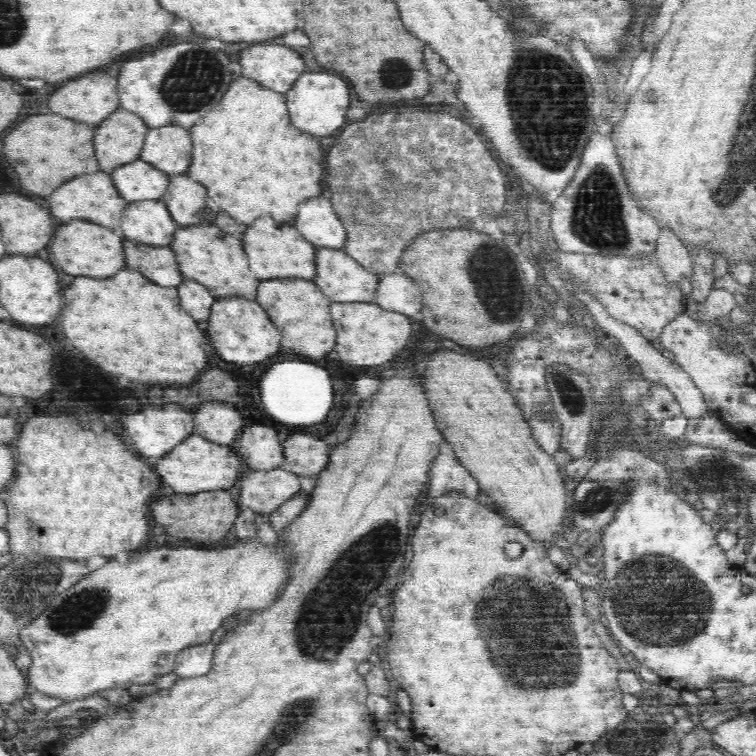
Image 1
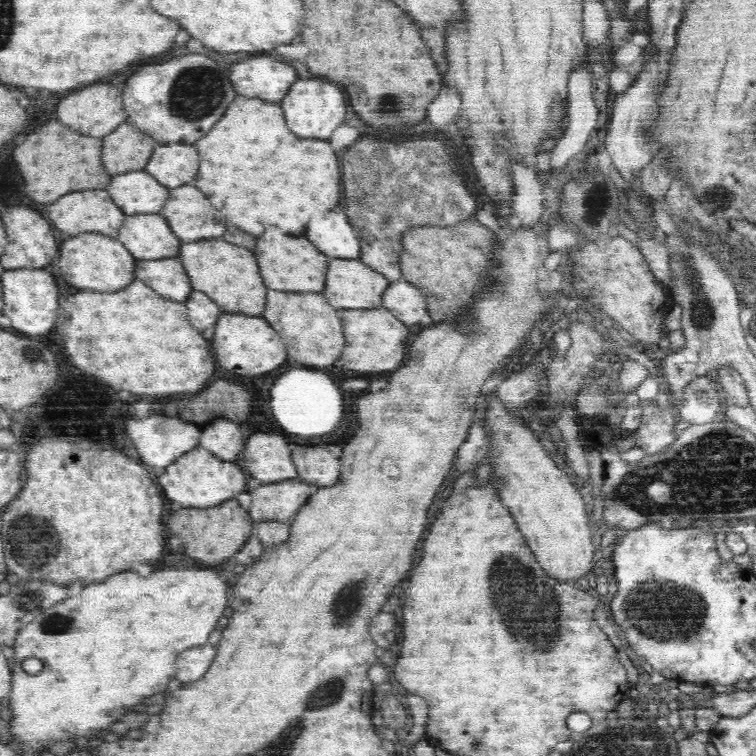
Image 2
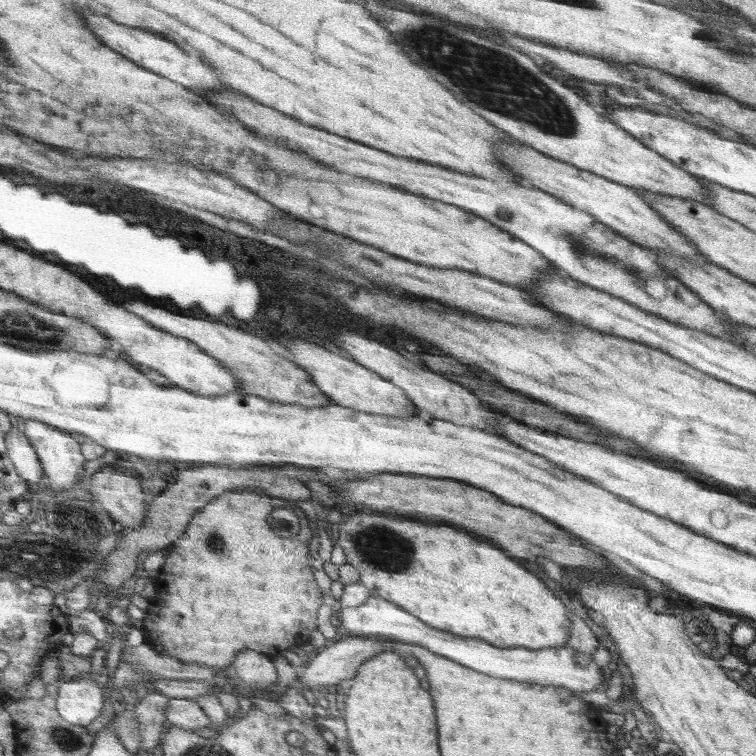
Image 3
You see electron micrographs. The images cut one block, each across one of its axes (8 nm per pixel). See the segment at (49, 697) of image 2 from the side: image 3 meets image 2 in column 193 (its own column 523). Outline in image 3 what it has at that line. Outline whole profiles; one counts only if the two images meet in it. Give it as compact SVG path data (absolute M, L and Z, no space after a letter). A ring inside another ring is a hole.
M364 512L346 517L339 530L338 546L345 552L347 563L358 570L359 582L368 588L370 594L407 609L420 616L426 624L446 632L456 632L458 636L488 640L498 648L514 646L542 650L569 646L570 620L564 604L534 574L524 570L502 550L452 530L452 524L428 524L428 520Z

